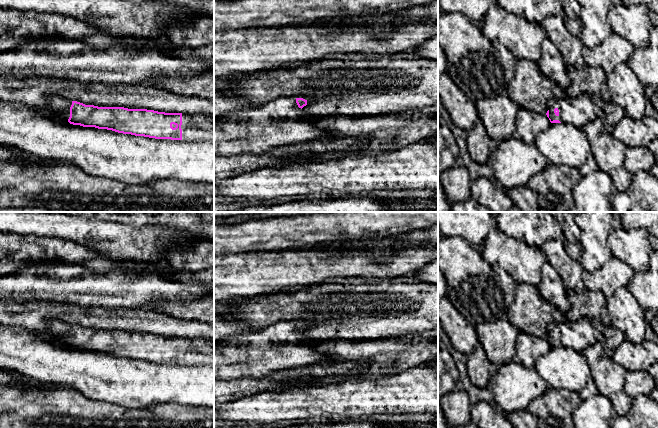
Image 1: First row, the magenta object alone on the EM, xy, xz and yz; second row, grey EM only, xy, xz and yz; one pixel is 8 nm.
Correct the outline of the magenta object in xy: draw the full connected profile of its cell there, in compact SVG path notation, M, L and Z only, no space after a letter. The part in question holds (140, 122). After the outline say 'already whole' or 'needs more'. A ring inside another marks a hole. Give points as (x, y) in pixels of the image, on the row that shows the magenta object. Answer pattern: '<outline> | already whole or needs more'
M63 97L49 98L49 104L43 110L48 115L57 114L70 124L83 127L95 127L155 139L214 143L214 115L98 107Z | needs more

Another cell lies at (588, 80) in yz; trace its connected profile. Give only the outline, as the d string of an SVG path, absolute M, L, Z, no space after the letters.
M566 65L567 75L570 84L565 91L565 96L577 97L580 94L587 94L590 97L599 95L605 102L611 102L611 94L607 85L607 75L597 67L585 66L577 69L571 65Z

